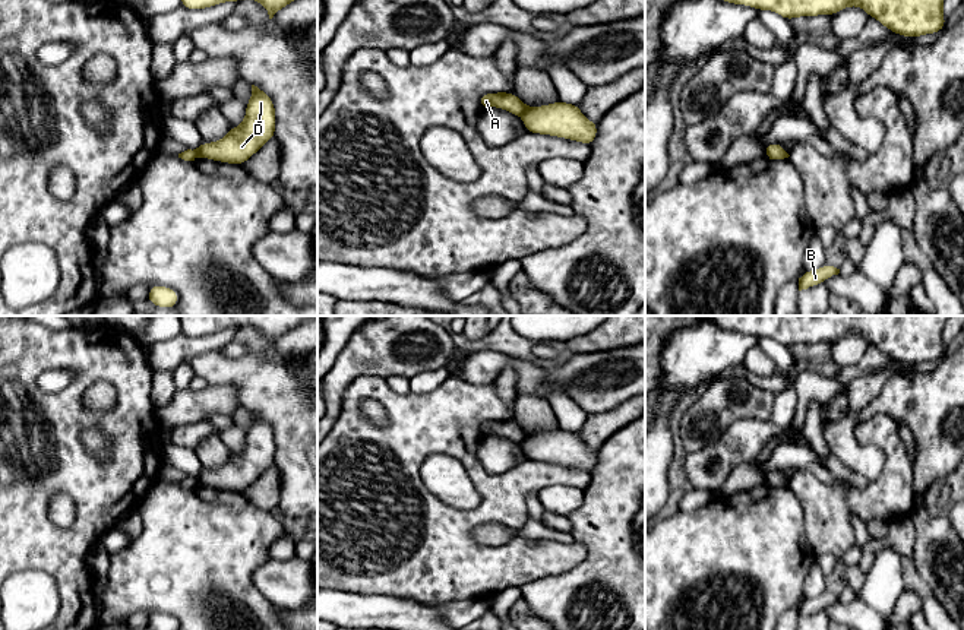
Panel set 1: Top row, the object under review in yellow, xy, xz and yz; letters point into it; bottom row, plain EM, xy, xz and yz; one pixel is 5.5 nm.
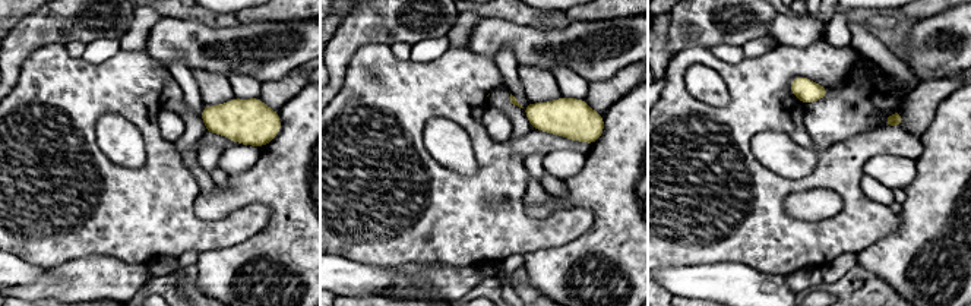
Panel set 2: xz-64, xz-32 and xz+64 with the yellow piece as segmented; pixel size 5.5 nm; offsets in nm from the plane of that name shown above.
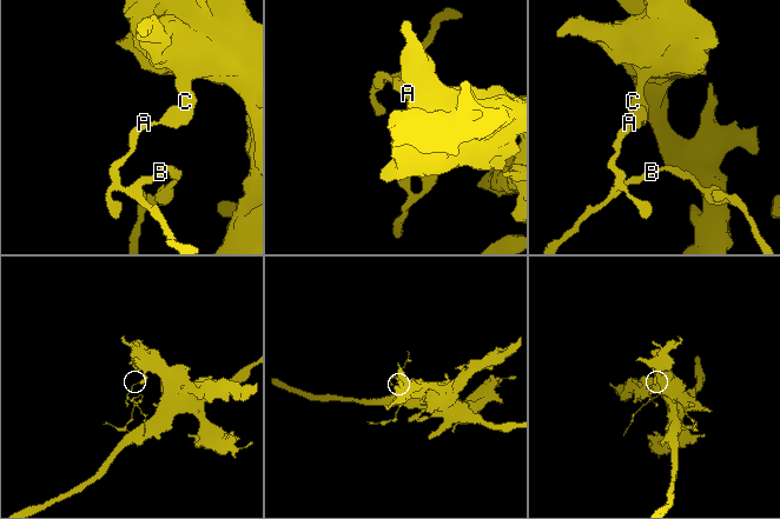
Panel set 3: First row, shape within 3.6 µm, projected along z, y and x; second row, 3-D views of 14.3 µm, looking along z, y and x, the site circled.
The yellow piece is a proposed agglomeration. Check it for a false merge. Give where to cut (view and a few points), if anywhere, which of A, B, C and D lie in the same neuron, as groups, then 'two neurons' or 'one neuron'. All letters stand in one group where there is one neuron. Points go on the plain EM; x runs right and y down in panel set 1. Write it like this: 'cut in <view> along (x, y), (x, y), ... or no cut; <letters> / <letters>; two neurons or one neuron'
cut in xy along (195, 478), (198, 484); A B / C D; two neurons

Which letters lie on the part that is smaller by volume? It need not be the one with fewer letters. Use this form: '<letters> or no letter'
A, B

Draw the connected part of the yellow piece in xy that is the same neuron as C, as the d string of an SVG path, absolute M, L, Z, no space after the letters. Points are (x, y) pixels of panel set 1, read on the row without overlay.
M252 412L252 424L246 433L246 443L238 455L212 471L202 469L196 477L197 485L243 493L268 468L275 465L275 433L268 421Z

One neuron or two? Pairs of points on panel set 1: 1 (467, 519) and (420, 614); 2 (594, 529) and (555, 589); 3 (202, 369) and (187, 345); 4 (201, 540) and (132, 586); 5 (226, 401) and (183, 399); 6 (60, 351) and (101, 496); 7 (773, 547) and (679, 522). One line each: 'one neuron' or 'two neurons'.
1: two neurons
2: one neuron
3: two neurons
4: one neuron
5: one neuron
6: one neuron
7: one neuron

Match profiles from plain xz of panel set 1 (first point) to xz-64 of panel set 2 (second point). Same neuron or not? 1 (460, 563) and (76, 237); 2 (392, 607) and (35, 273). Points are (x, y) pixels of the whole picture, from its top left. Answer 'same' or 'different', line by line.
1: same
2: same

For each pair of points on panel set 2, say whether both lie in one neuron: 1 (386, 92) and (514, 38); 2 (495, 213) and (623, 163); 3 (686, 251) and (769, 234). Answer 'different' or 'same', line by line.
1: different
2: different
3: same

